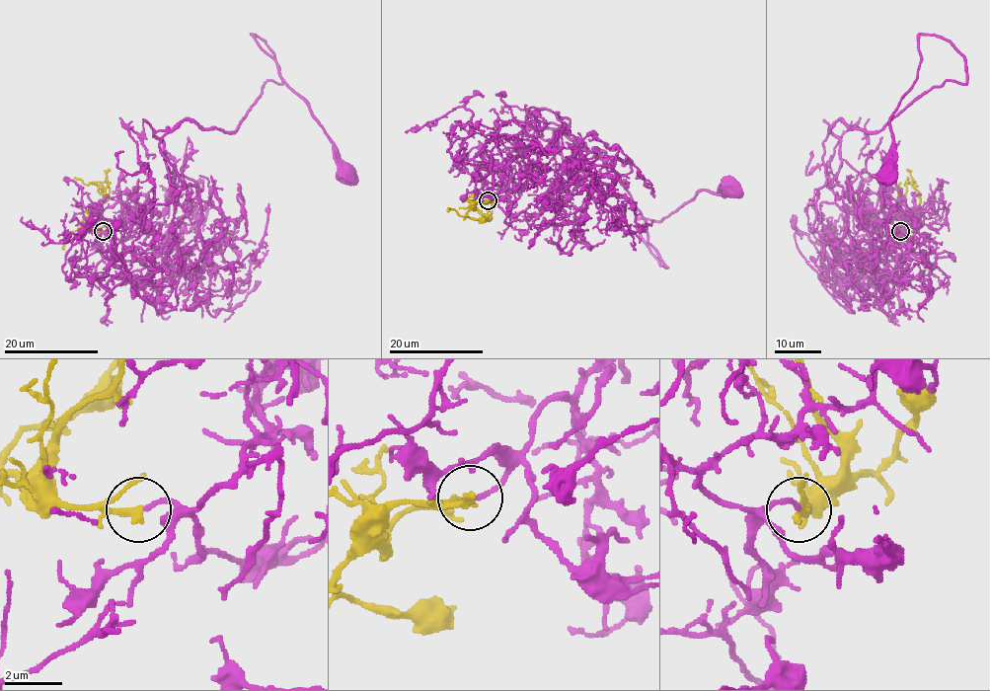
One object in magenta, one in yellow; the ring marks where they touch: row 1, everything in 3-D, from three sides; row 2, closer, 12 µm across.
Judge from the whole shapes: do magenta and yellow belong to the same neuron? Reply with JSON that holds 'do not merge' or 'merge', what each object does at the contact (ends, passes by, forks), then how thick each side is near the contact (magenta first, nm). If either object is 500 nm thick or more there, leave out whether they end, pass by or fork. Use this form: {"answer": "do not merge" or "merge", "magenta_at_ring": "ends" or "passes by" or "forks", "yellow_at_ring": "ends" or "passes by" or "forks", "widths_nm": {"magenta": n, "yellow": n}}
{"answer": "merge", "magenta_at_ring": "ends", "yellow_at_ring": "ends", "widths_nm": {"magenta": 140, "yellow": 280}}

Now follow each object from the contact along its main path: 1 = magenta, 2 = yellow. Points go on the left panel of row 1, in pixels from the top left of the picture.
1: (104, 231), (173, 194), (153, 135), (233, 132), (281, 83), (251, 34), (345, 174)
2: (103, 231), (89, 231), (82, 223), (102, 204), (103, 192), (94, 184), (75, 177)

